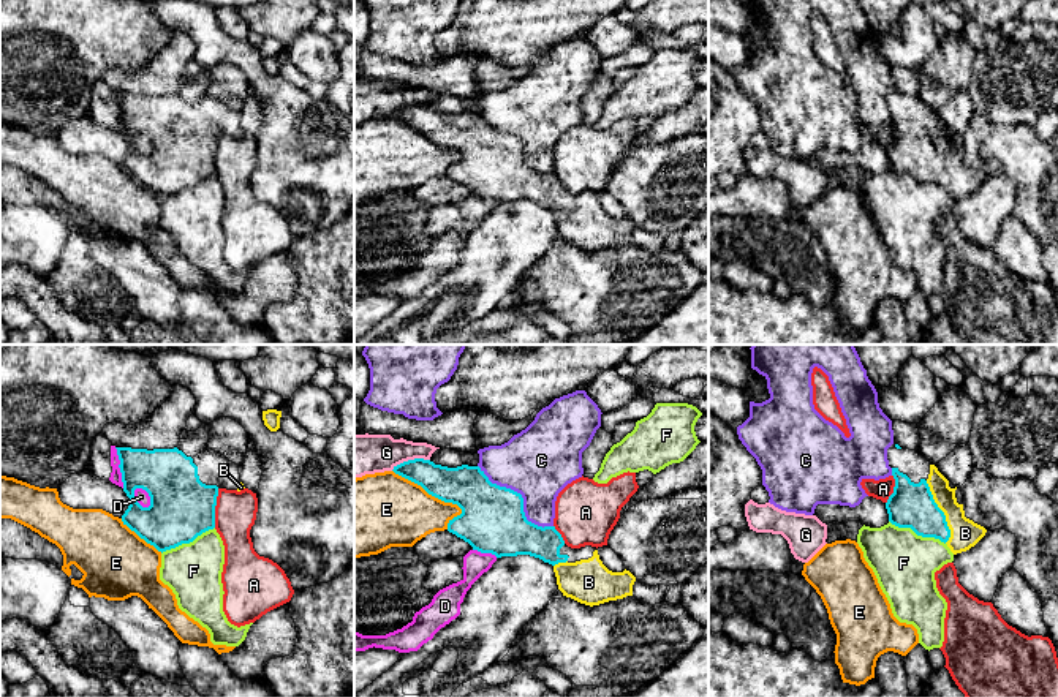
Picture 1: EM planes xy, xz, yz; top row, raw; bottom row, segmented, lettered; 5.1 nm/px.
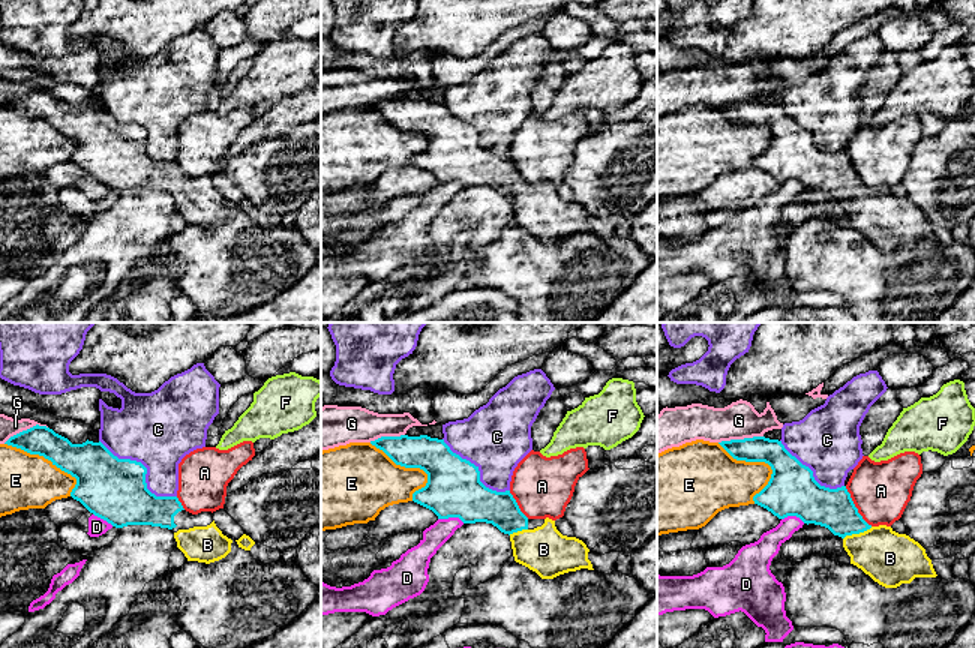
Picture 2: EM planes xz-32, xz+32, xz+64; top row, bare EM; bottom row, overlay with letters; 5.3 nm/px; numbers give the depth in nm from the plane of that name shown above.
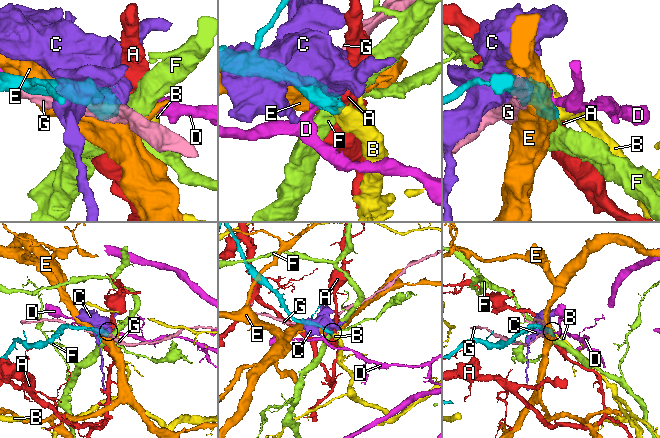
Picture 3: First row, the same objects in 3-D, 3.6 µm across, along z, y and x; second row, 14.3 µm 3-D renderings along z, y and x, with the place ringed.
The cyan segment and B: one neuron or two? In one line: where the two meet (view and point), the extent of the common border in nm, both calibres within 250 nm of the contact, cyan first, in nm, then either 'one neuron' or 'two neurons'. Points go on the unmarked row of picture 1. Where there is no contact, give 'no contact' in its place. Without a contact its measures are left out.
contact yz (943, 158); length 340 nm; calibres 220 and 150 nm; one neuron

